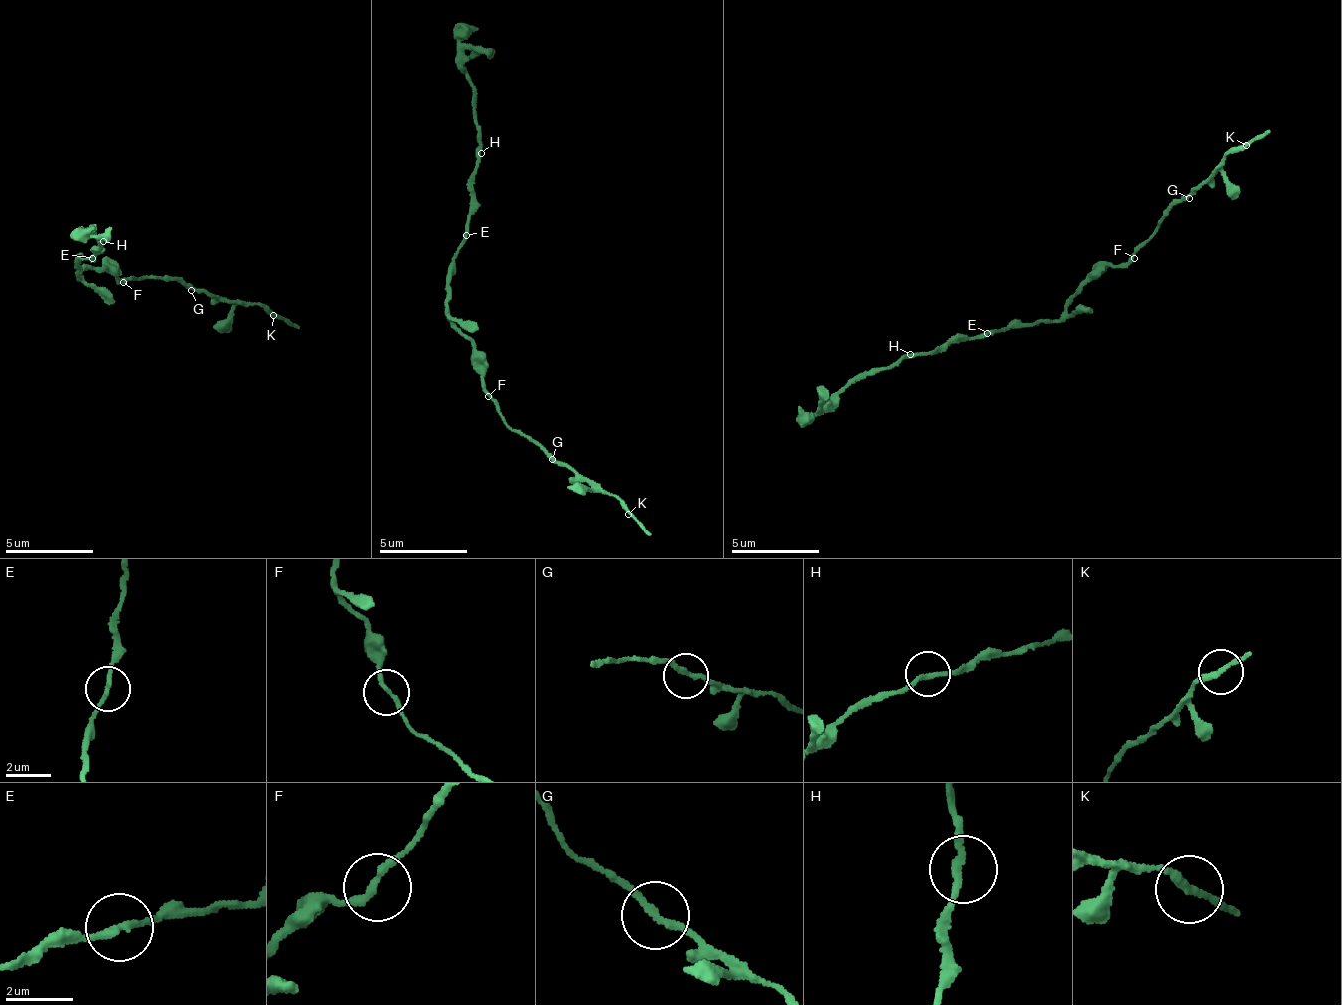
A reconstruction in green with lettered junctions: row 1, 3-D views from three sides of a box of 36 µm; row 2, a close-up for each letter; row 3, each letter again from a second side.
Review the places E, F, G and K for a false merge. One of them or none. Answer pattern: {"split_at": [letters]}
{"split_at": []}

